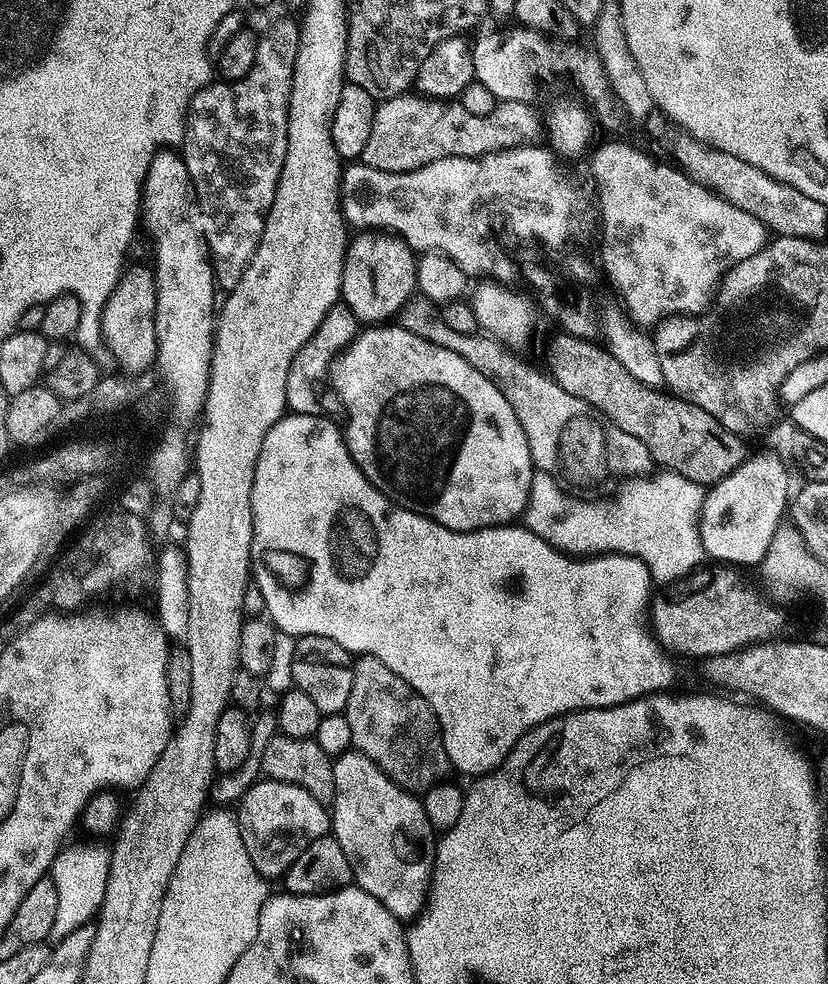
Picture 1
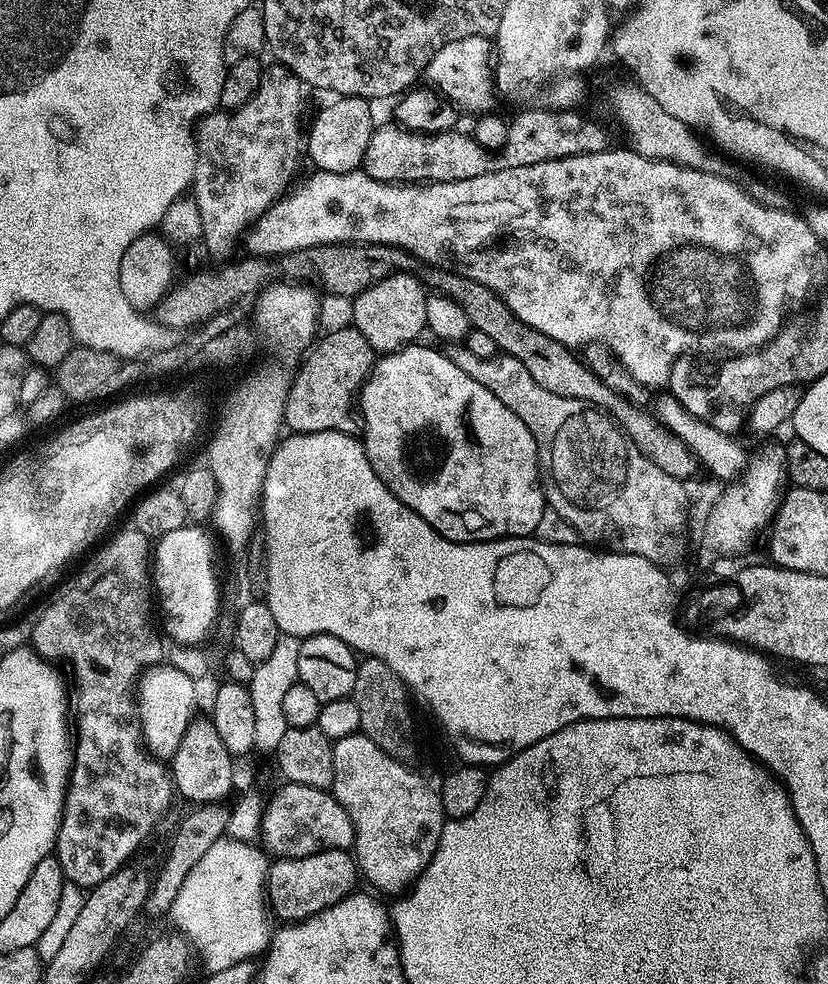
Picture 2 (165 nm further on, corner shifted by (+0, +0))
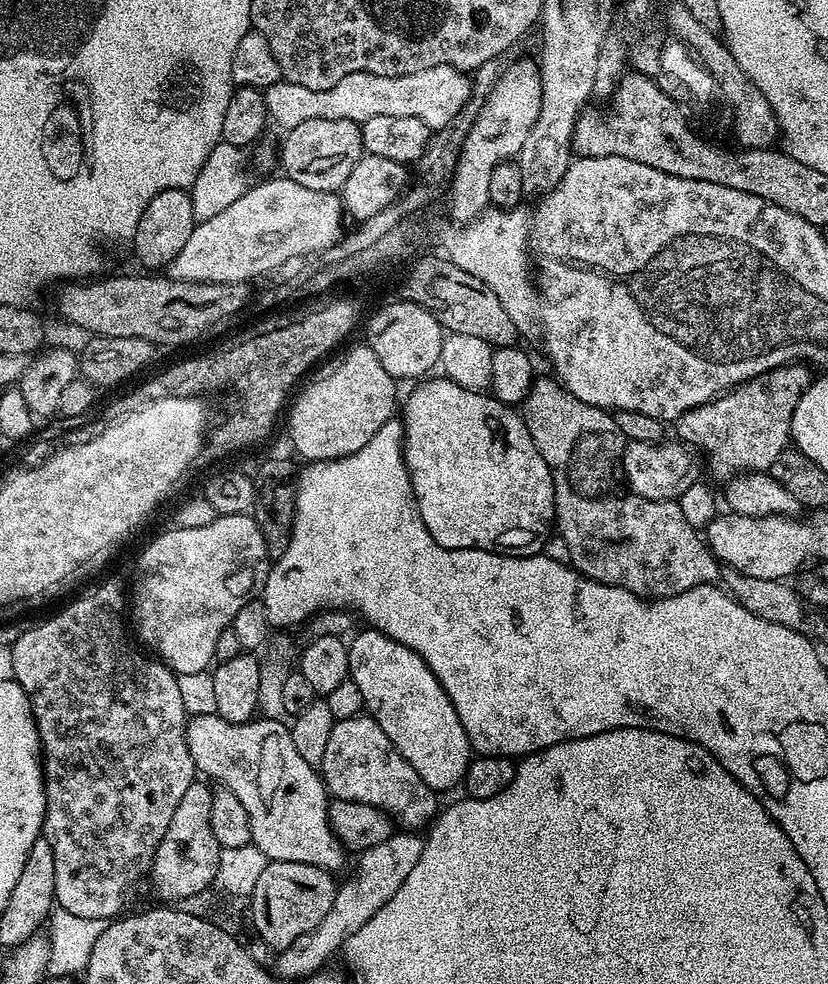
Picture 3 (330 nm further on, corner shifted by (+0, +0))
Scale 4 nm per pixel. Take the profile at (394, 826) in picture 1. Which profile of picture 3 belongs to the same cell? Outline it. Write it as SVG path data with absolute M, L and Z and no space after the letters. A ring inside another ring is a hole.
M371 715L337 720L330 730L326 755L318 766L324 786L338 800L353 800L382 810L401 829L424 830L438 815L437 793L433 792L414 771L414 766L394 750L390 738L382 734L382 726Z

